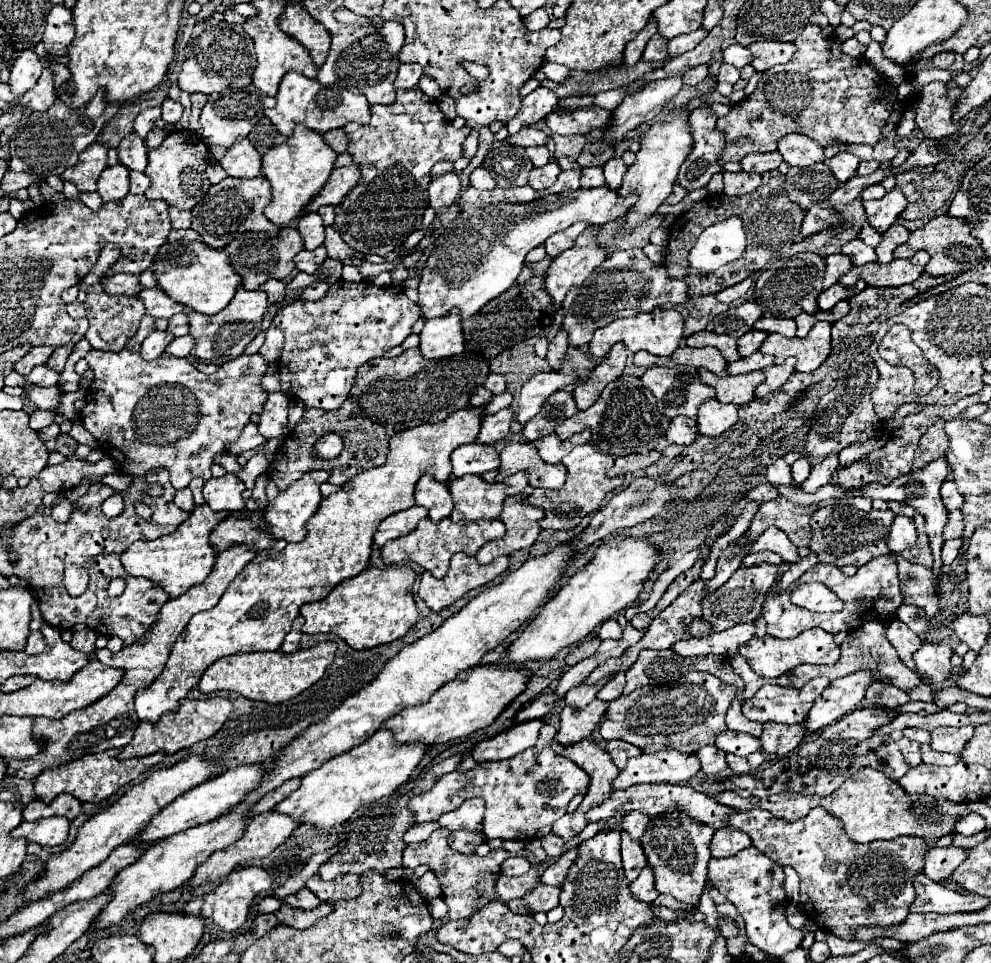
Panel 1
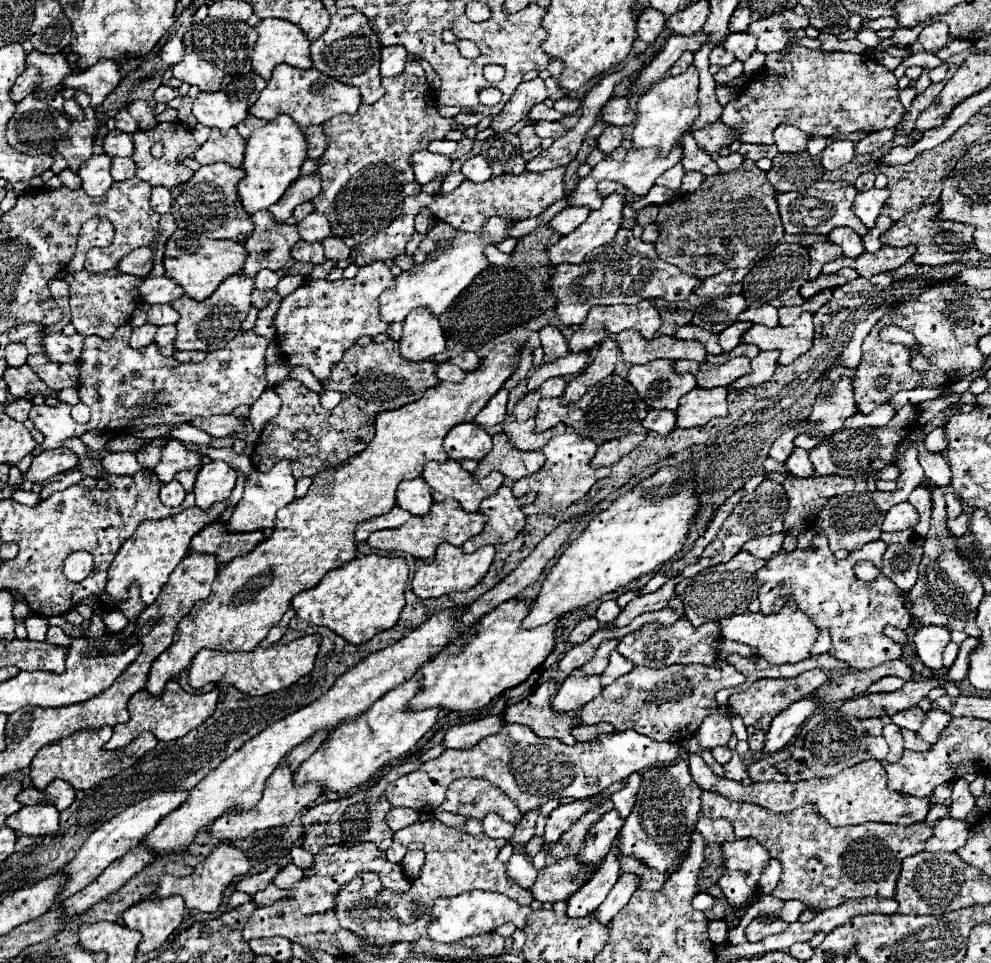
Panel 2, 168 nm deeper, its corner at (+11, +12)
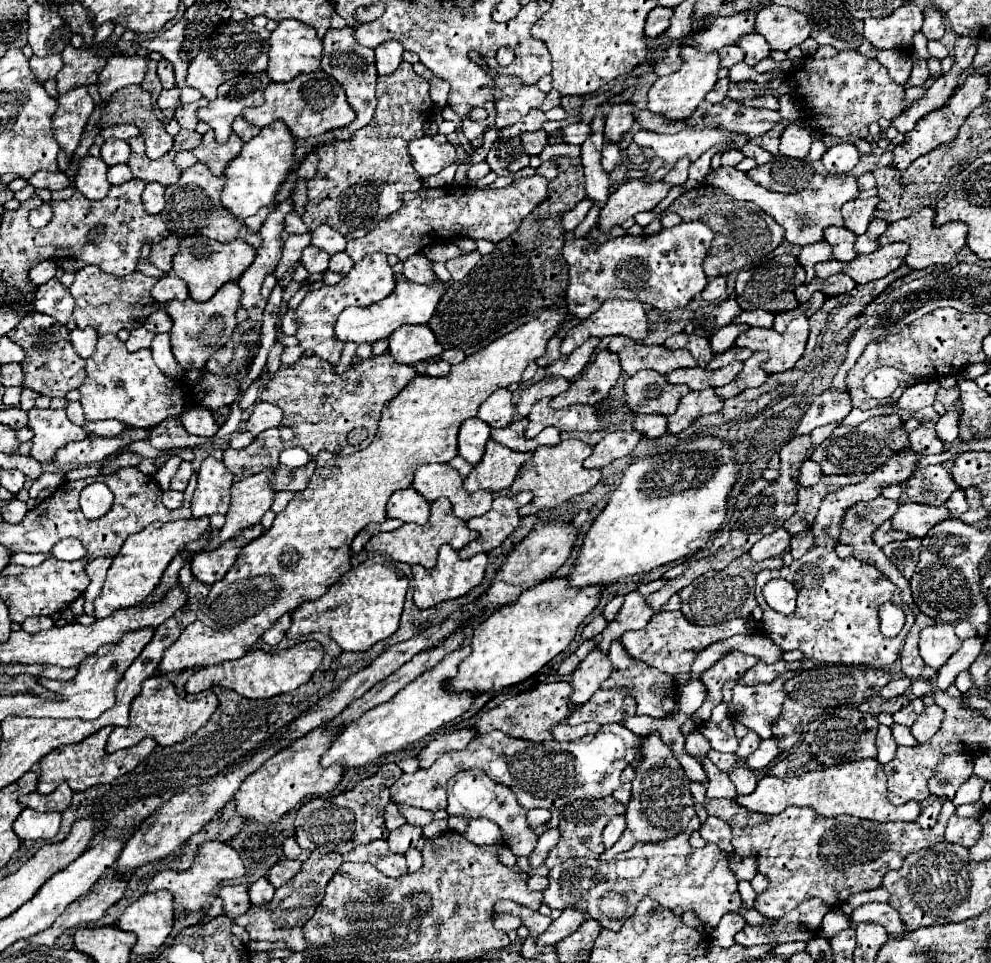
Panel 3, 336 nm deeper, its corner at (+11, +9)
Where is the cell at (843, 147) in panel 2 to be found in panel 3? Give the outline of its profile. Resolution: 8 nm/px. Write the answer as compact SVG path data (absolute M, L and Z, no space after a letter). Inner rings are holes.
M838 143L824 153L822 163L830 175L844 175L856 167L858 159L860 153L852 143Z

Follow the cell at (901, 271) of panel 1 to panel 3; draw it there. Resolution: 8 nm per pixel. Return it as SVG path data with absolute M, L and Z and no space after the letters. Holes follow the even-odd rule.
M890 243L880 249L876 249L870 255L858 255L850 263L842 261L824 261L816 265L816 277L828 279L834 273L846 273L850 275L856 283L864 285L876 279L882 279L890 271L898 269L904 263L904 257L908 253L908 243Z

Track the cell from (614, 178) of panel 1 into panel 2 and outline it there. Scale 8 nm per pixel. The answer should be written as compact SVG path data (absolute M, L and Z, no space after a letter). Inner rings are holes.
M608 126L608 128L600 134L600 138L598 138L598 148L608 156L614 148L618 148L618 146L622 144L622 140L624 140L622 128L620 128L620 126Z

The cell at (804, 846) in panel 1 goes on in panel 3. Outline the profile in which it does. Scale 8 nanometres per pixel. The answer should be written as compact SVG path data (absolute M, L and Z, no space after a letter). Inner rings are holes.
M692 783L690 791L692 791L692 797L706 807L708 815L720 817L732 827L732 845L734 845L734 851L738 855L758 857L758 871L768 875L770 885L768 885L768 891L764 891L762 895L756 897L754 907L770 919L780 919L782 915L786 915L788 911L792 911L794 907L798 907L802 901L806 901L810 897L818 897L828 907L836 909L850 895L880 887L882 877L890 869L900 869L904 859L910 853L916 853L924 847L930 847L938 841L942 841L946 821L956 811L952 801L944 801L938 825L932 829L922 829L922 827L918 827L918 823L872 823L872 821L864 821L864 819L856 819L856 817L848 817L848 815L828 819L828 817L822 817L808 807L788 807L780 815L768 817L768 815L746 811L734 799L708 799L706 787L702 783Z

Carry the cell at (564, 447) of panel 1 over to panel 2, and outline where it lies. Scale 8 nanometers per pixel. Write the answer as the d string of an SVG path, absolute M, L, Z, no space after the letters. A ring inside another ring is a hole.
M526 420L526 422L506 422L504 424L504 434L510 438L510 444L514 448L520 450L540 450L552 436L566 432L566 424L556 424L554 428L536 434L534 432L534 420Z

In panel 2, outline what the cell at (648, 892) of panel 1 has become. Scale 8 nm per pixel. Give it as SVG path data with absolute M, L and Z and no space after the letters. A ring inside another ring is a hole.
M626 874L626 876L620 876L618 882L614 884L612 892L608 894L608 898L596 908L596 920L600 924L608 924L630 900L630 896L634 894L634 890L638 888L638 880L636 876L632 874Z

